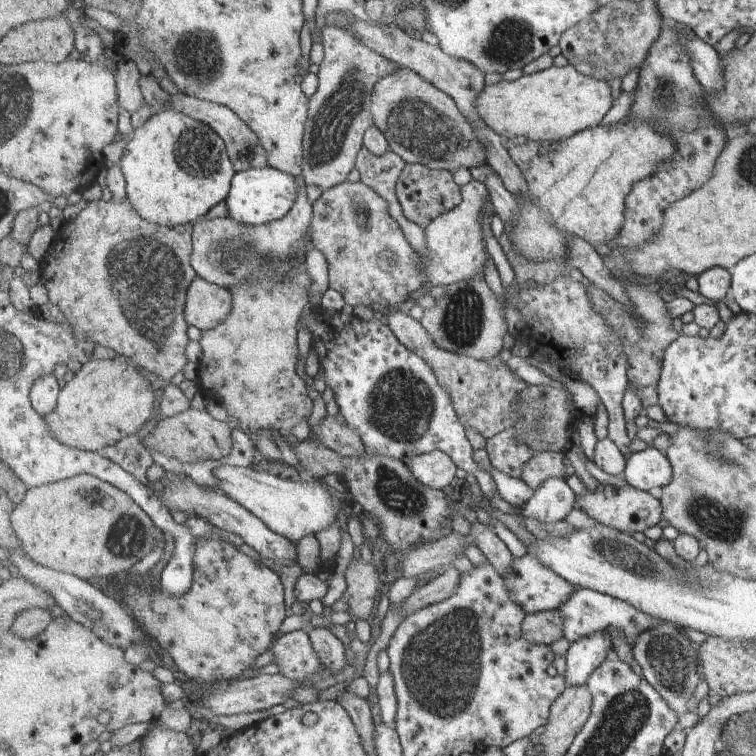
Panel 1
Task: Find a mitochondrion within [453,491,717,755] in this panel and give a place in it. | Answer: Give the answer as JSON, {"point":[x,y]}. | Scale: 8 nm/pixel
{"point":[668,664]}

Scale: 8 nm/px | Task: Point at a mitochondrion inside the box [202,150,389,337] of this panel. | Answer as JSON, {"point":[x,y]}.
{"point":[362,214]}

